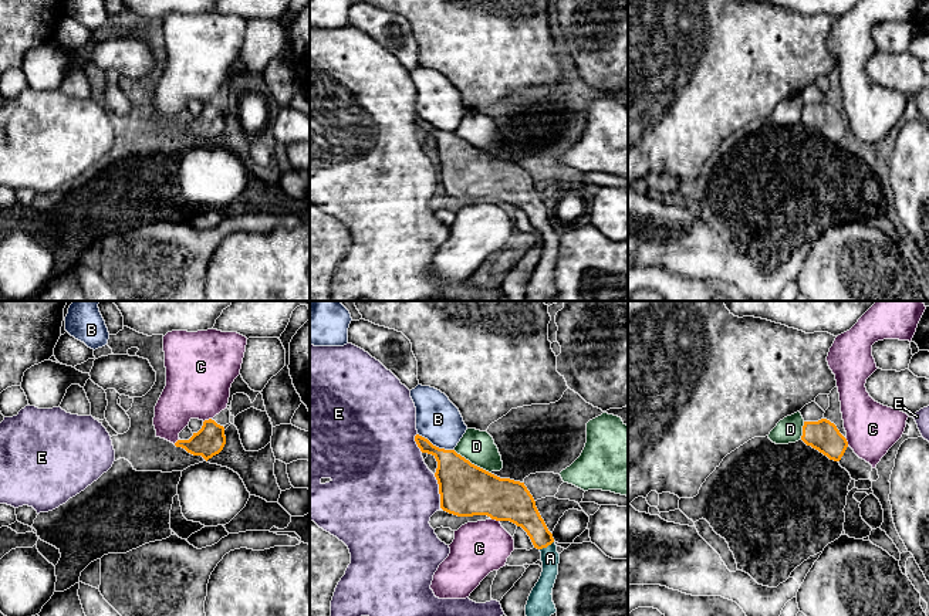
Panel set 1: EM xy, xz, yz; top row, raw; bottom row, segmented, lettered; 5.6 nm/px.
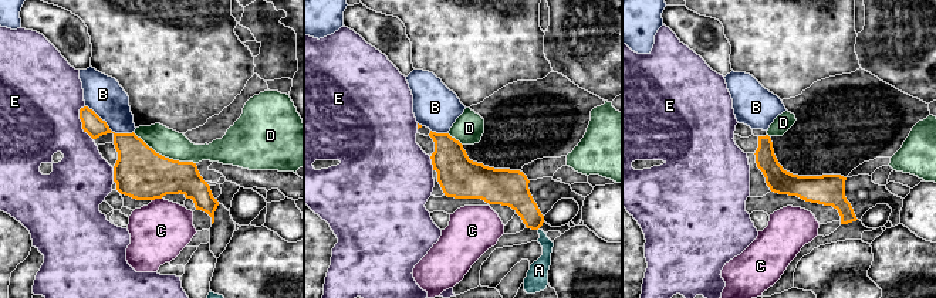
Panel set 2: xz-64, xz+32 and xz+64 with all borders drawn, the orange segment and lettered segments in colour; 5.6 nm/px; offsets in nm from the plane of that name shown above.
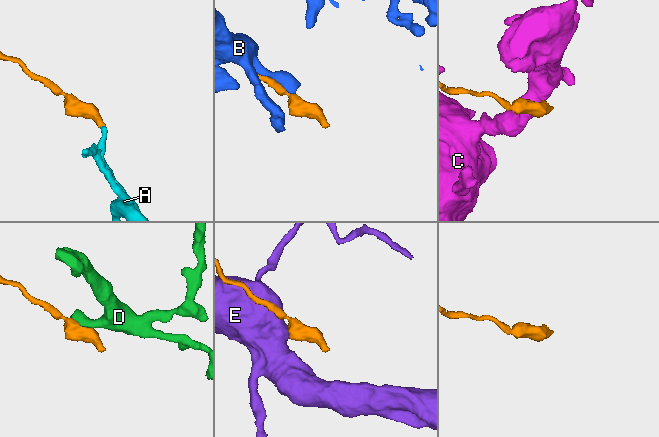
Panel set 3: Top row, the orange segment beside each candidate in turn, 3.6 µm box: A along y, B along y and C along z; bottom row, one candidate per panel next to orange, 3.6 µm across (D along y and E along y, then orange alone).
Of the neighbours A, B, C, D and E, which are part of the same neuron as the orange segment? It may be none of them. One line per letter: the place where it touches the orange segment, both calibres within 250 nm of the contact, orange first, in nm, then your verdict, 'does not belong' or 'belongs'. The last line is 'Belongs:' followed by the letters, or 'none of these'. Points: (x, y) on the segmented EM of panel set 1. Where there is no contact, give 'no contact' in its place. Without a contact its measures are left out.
A: contact xz (546, 547); calibres 170 and 110 nm; belongs
B: contact xz (435, 446); calibres 240 and 240 nm; does not belong
C: contact xy (206, 420); calibres 170 and 360 nm; does not belong
D: contact xz (470, 463); calibres 300 and 180 nm; does not belong
E: contact xz (439, 491); calibres 300 and 480 nm; does not belong
Belongs: A

